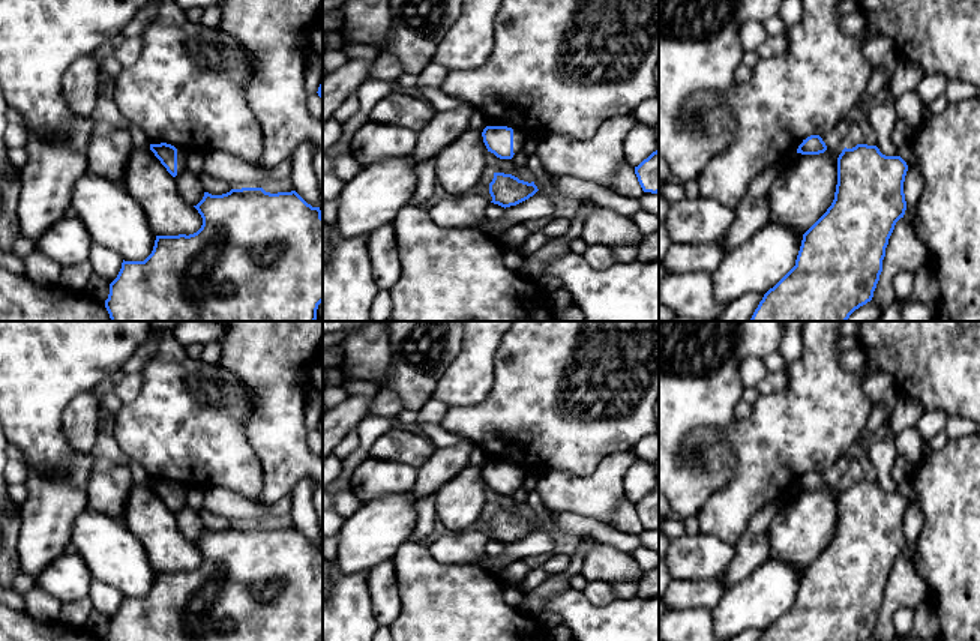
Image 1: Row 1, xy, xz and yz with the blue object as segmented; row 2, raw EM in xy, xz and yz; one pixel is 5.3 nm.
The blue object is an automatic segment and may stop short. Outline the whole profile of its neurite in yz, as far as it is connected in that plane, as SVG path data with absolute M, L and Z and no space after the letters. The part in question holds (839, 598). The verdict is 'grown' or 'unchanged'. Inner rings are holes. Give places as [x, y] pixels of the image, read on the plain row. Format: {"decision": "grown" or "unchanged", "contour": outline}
{"decision": "unchanged", "contour": "M857 480L837 494L837 521L827 548L803 570L795 602L770 624L759 641L866 641L882 608L882 596L896 558L903 554L903 518L908 507L900 492L885 492L876 482Z"}

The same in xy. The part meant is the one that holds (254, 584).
{"decision": "unchanged", "contour": "M242 524L231 525L222 531L212 531L204 528L203 536L194 542L203 554L201 564L194 570L179 570L179 572L156 572L152 590L144 597L125 597L117 614L110 620L110 630L105 641L320 641L323 638L323 552L320 543L312 543L308 540L296 527L270 530L263 524Z"}

